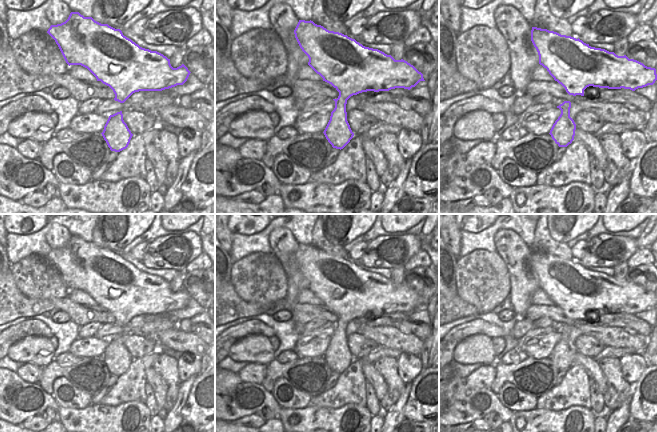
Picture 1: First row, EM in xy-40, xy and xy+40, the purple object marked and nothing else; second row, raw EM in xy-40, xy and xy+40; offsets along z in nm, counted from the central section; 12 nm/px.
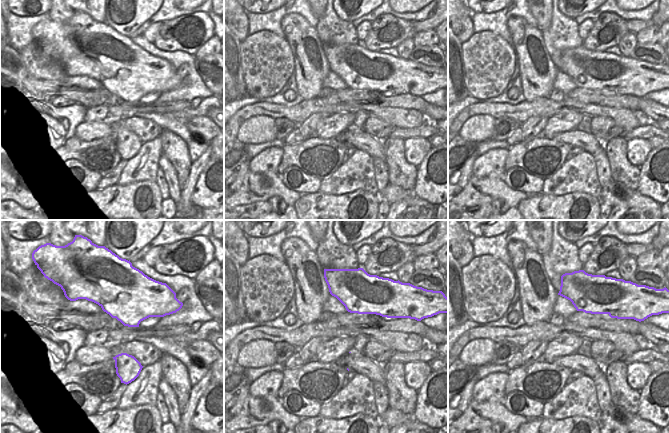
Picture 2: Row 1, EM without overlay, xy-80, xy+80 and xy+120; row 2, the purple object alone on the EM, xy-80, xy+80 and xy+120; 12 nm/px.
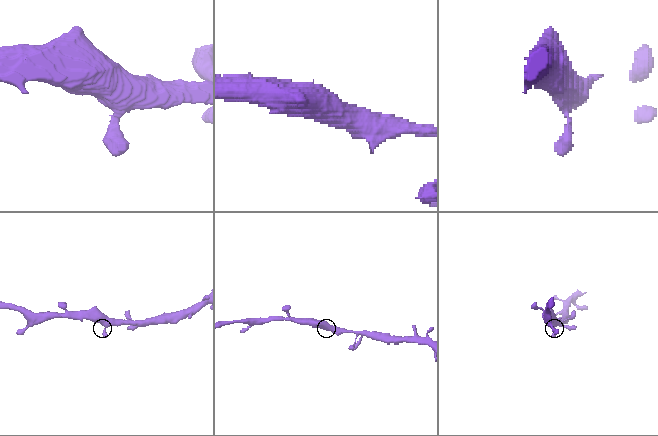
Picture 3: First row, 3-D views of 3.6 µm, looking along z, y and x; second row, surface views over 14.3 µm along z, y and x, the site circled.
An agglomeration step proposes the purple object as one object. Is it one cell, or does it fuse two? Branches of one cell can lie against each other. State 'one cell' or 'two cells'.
one cell

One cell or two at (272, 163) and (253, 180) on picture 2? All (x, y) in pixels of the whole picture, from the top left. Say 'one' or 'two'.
two

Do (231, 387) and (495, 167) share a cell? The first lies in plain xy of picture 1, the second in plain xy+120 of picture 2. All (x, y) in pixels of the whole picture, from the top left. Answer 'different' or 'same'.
different

